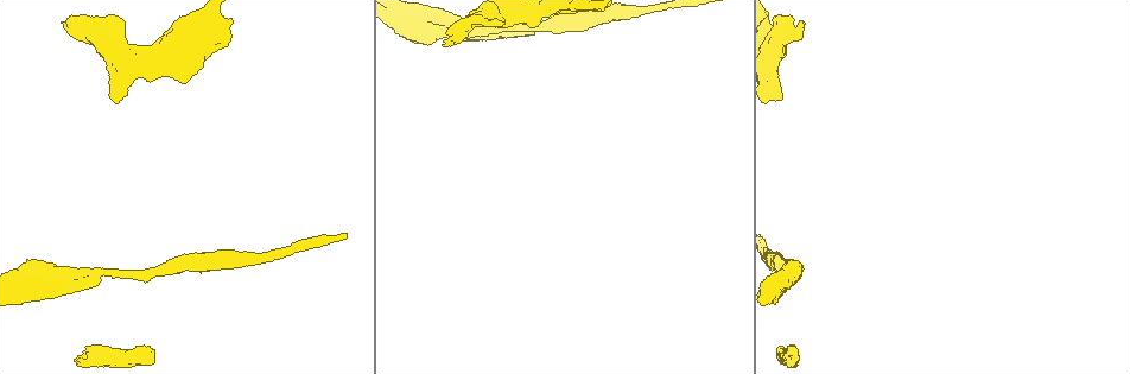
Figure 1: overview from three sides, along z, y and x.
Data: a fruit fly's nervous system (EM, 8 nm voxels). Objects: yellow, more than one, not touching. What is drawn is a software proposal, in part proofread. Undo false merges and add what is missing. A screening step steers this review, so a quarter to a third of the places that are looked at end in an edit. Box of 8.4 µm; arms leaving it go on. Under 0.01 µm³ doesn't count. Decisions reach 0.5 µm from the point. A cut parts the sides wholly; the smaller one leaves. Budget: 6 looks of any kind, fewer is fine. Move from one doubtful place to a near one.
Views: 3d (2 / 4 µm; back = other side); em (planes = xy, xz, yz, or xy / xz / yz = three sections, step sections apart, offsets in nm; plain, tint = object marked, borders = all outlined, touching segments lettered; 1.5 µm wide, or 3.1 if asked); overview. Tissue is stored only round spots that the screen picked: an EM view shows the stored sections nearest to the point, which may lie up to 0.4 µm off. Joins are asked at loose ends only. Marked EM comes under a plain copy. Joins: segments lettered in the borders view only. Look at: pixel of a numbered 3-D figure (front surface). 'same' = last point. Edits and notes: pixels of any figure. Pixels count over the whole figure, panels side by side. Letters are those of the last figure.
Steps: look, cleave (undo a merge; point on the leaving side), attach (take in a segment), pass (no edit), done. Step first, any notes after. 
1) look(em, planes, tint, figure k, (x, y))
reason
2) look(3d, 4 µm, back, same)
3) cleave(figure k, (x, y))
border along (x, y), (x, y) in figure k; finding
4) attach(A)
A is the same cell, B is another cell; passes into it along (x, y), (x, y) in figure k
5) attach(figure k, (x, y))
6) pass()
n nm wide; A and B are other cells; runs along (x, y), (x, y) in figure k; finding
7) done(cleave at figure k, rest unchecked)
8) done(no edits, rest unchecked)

look(3d, 2 µm, figure 1, (781, 263))

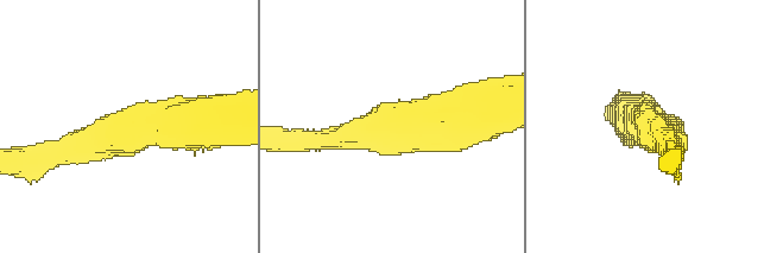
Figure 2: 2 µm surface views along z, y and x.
look(em, planes, tint, figure 2, (651, 130))
arms of 190, 360 nm; shape alone is not enough

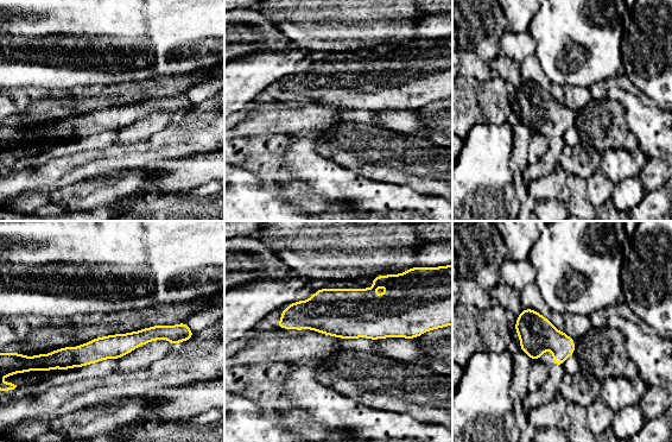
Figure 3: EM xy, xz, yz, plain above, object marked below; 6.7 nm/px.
look(em, planes, borders, same)

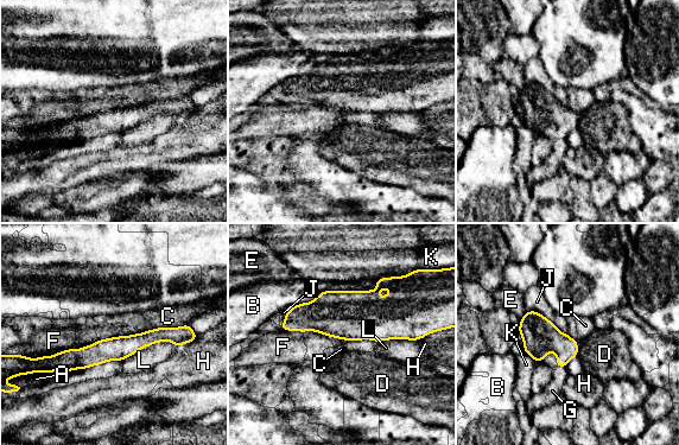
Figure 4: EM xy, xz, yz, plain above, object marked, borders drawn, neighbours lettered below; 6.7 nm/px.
pass()
A, B, C, D, E, F, G, H, J, K and L are other cells; runs along (178, 331), (82, 358), (55, 361) in figure 4; all the same neuron

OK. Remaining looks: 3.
look(3d, 2 µm, figure 1, (153, 351))
branch stops here

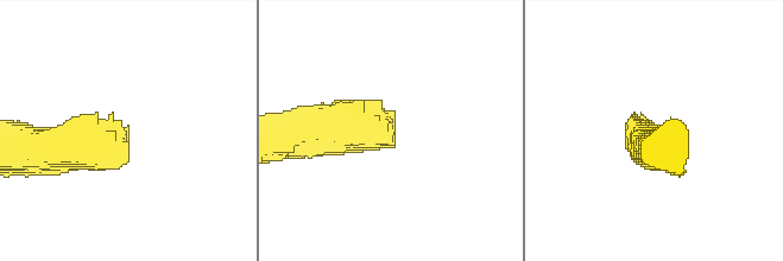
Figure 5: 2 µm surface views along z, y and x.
look(em, xy, step 8, tint, figure 5, (393, 140))
now the EM

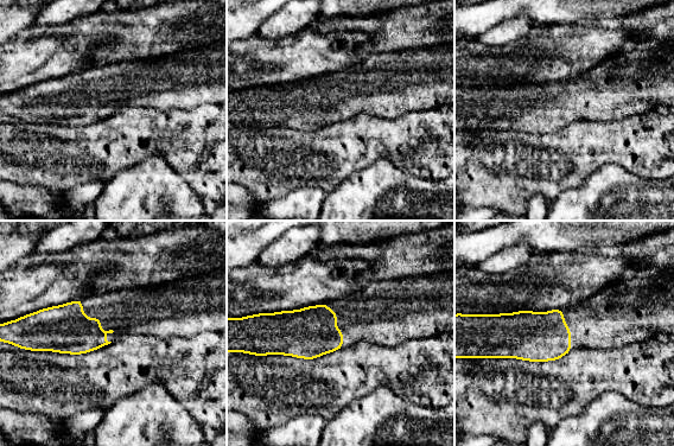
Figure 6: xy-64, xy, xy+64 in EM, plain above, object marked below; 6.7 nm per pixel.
look(em, planes, borders, same)

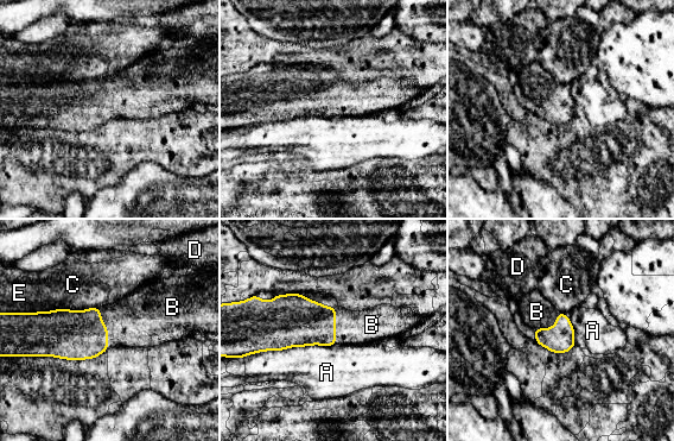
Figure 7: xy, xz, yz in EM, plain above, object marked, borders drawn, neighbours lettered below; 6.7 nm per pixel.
attach(B)
B is the same cell, A, C, D and E are other cells; passes into it along (71, 334), (107, 328), (142, 319) in figure 7; it goes on there

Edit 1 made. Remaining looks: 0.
done(attach at figure 7, rest unchecked)

